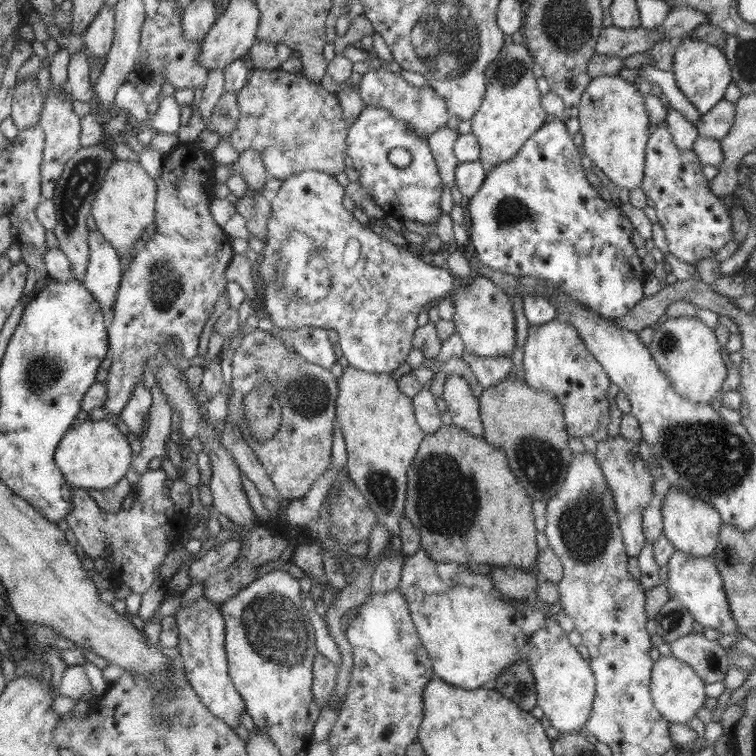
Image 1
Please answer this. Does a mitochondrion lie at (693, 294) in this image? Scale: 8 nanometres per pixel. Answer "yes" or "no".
no

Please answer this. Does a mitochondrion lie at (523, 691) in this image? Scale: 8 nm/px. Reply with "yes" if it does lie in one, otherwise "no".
yes

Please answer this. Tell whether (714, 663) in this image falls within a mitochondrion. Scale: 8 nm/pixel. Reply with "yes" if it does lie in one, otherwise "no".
no

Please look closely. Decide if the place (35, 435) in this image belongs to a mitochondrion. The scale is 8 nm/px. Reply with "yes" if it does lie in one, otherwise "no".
no

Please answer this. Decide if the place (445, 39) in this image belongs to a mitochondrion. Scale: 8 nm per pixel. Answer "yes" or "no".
yes

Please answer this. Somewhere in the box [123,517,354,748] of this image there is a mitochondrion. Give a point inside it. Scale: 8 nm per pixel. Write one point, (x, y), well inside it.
(276, 638)

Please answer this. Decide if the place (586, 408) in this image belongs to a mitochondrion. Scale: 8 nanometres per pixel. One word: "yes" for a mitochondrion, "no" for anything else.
no

